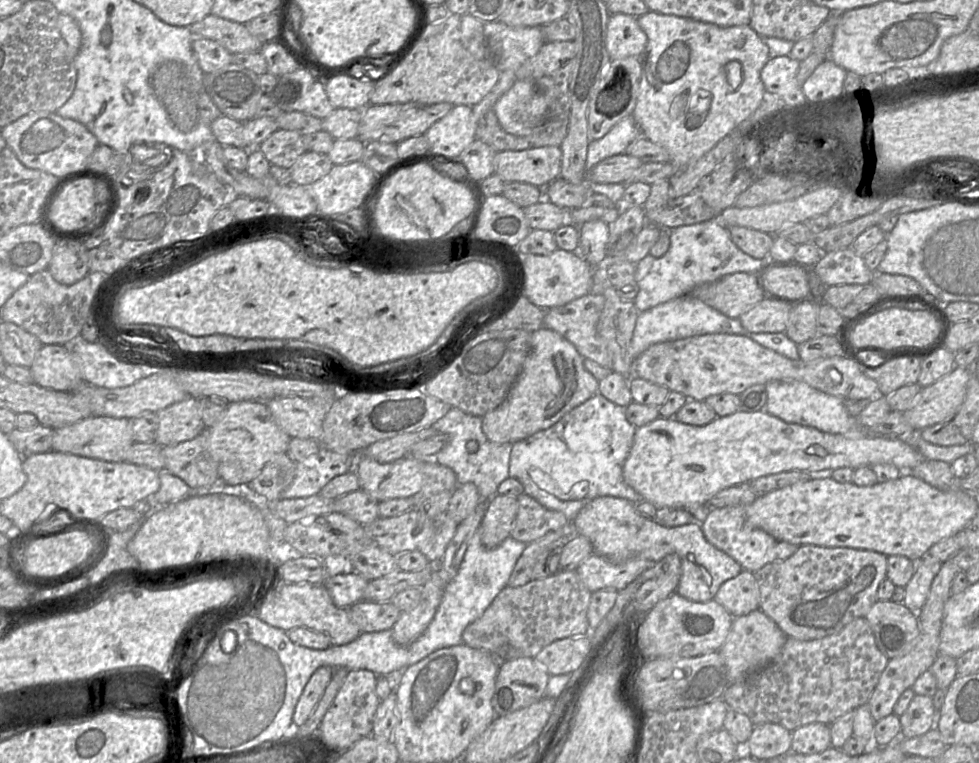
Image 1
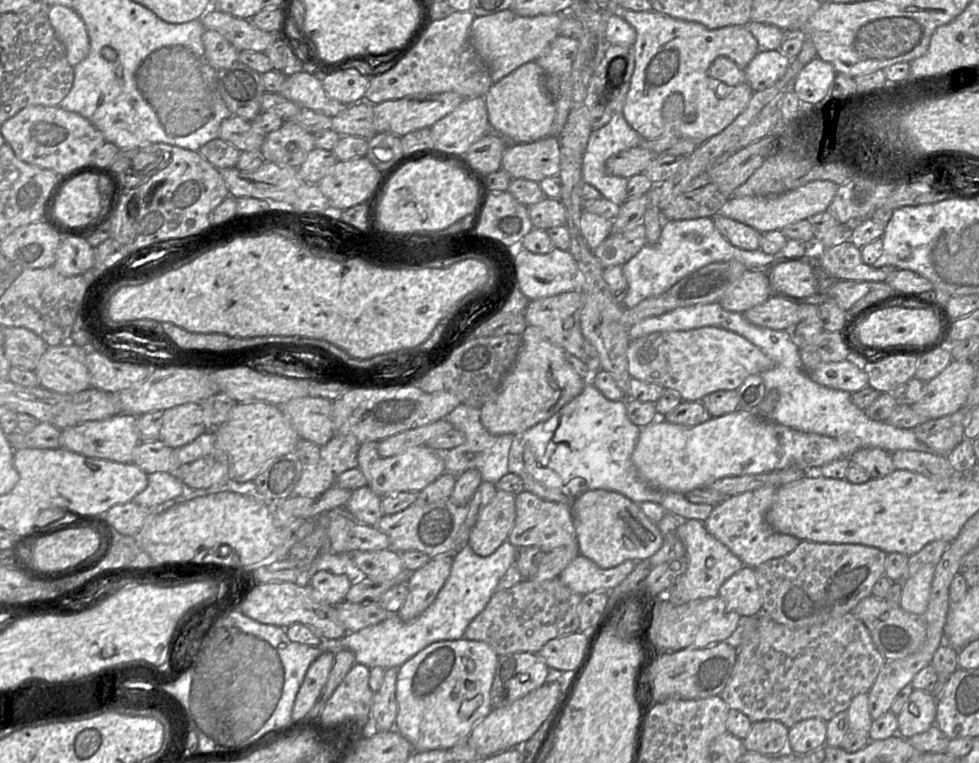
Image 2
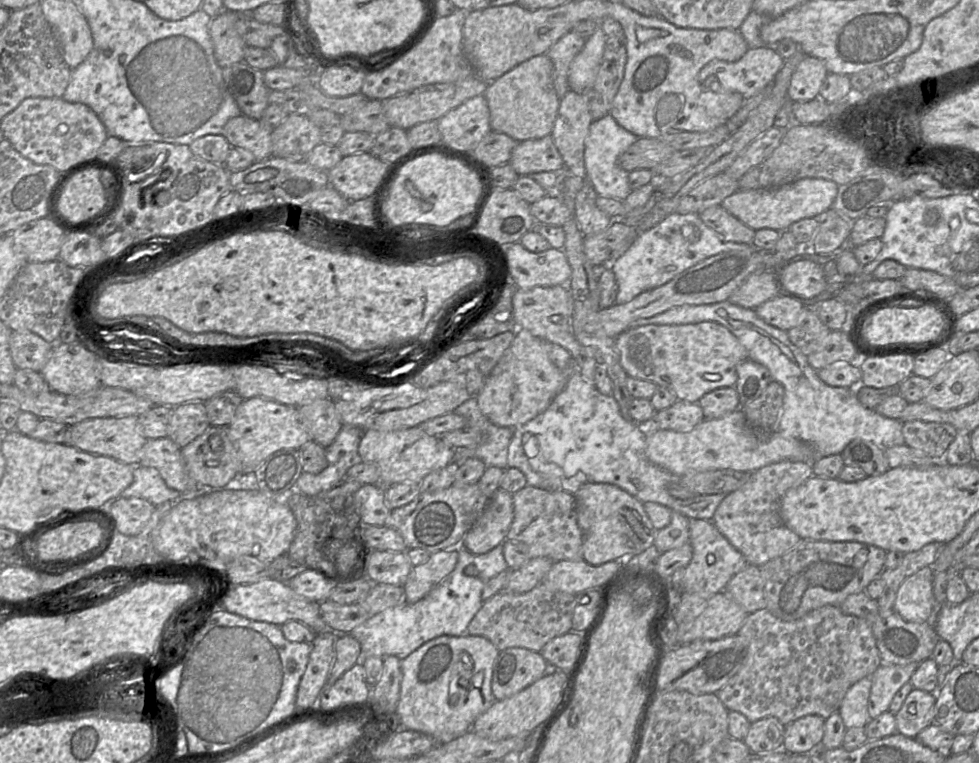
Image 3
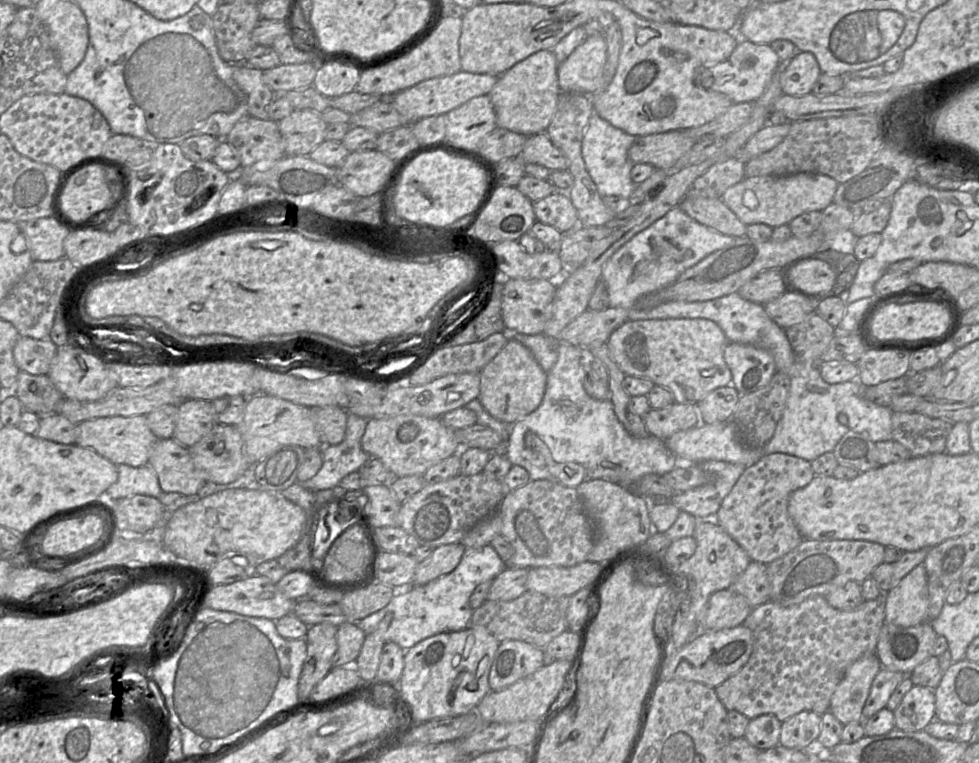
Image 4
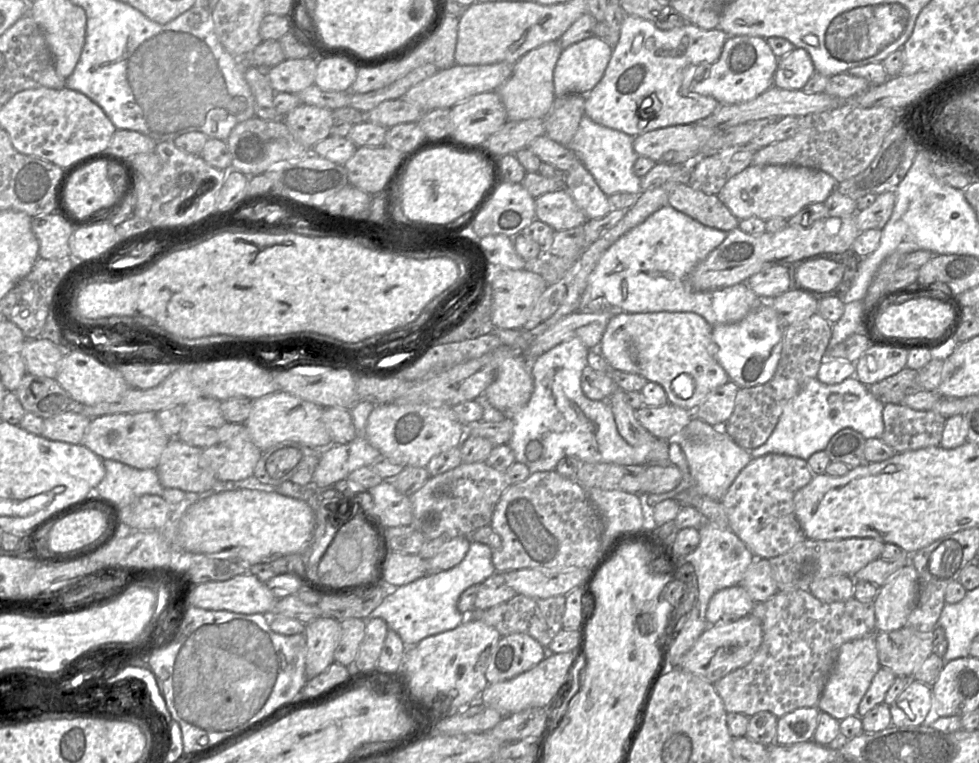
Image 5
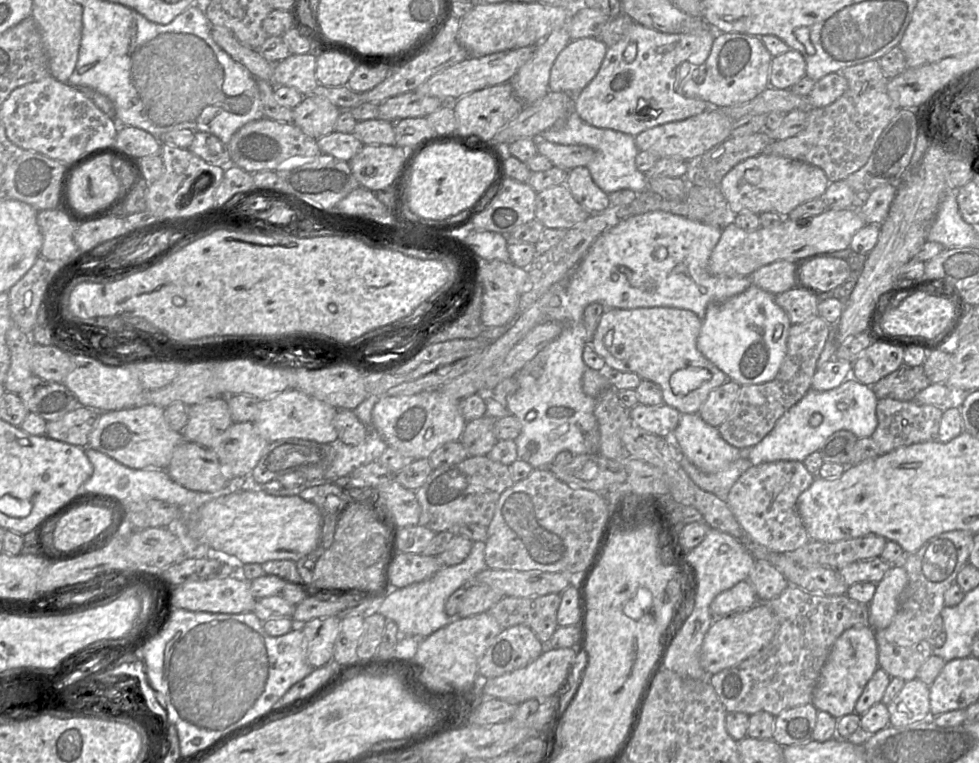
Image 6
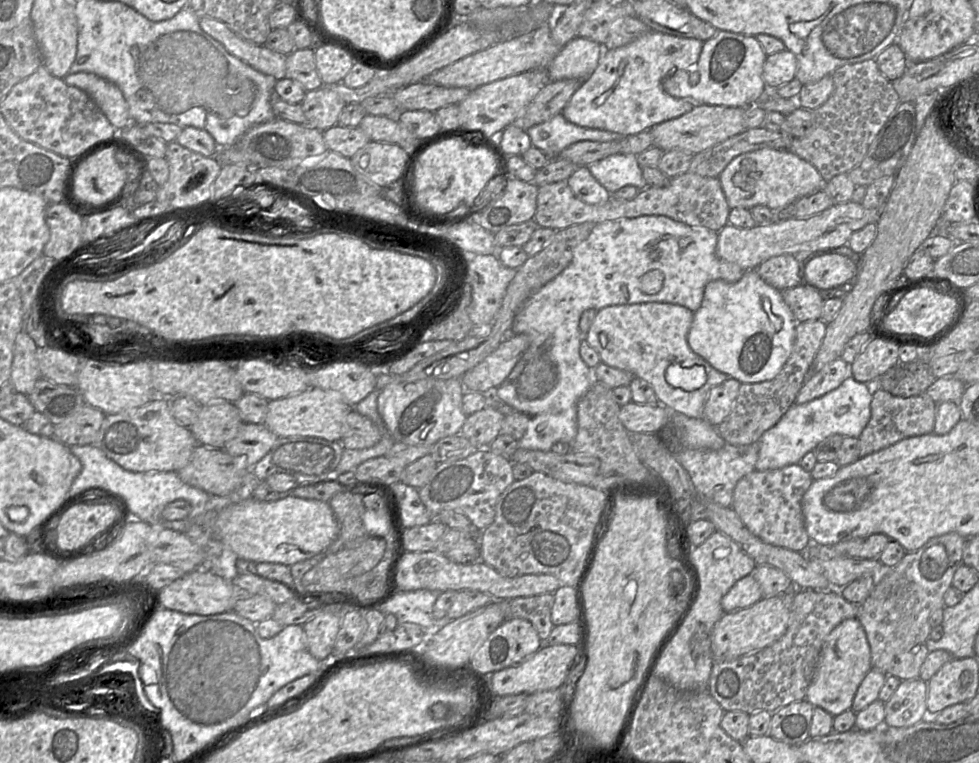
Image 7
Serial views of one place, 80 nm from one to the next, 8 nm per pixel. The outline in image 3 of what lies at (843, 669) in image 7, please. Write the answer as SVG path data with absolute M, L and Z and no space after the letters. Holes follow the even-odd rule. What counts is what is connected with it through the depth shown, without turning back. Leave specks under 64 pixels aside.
M871 676L864 677L853 684L846 692L838 712L847 729L865 728L871 719L868 714L871 685Z

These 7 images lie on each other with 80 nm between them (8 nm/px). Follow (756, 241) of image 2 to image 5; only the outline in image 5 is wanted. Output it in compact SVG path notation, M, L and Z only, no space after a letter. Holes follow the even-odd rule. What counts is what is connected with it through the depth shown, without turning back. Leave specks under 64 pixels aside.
M679 183L671 190L668 205L711 228L729 232L739 226L739 219L717 195L707 195L687 183Z

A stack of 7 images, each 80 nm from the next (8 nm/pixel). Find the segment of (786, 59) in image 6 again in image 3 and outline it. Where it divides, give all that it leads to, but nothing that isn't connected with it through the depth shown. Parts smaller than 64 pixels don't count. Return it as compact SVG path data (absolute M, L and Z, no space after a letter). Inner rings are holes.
M805 56L792 74L787 97L793 102L810 101L819 95L828 71L818 58Z

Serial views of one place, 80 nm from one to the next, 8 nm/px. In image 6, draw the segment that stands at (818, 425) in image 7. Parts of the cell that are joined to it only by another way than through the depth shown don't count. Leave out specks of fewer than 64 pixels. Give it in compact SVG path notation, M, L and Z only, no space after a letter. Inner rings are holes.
M852 369L845 381L837 388L827 391L810 389L801 400L790 407L775 423L773 429L756 445L750 448L749 461L752 466L774 461L799 461L823 446L835 432L846 430L858 439L871 437L878 420L878 399L870 386L858 382Z

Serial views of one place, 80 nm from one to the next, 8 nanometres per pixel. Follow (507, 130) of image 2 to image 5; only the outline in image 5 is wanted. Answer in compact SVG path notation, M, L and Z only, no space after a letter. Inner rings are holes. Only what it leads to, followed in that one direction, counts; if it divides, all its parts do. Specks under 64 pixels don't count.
M559 41L530 50L513 66L511 76L496 90L504 105L507 121L545 118L555 101L554 69L563 49Z

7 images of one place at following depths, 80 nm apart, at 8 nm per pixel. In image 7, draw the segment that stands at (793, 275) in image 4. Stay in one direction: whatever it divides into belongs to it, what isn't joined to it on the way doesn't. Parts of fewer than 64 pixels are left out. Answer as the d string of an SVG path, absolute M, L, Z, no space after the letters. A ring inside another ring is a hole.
M832 251L811 255L803 266L804 282L815 289L830 289L852 284L857 276L854 261L846 255Z

